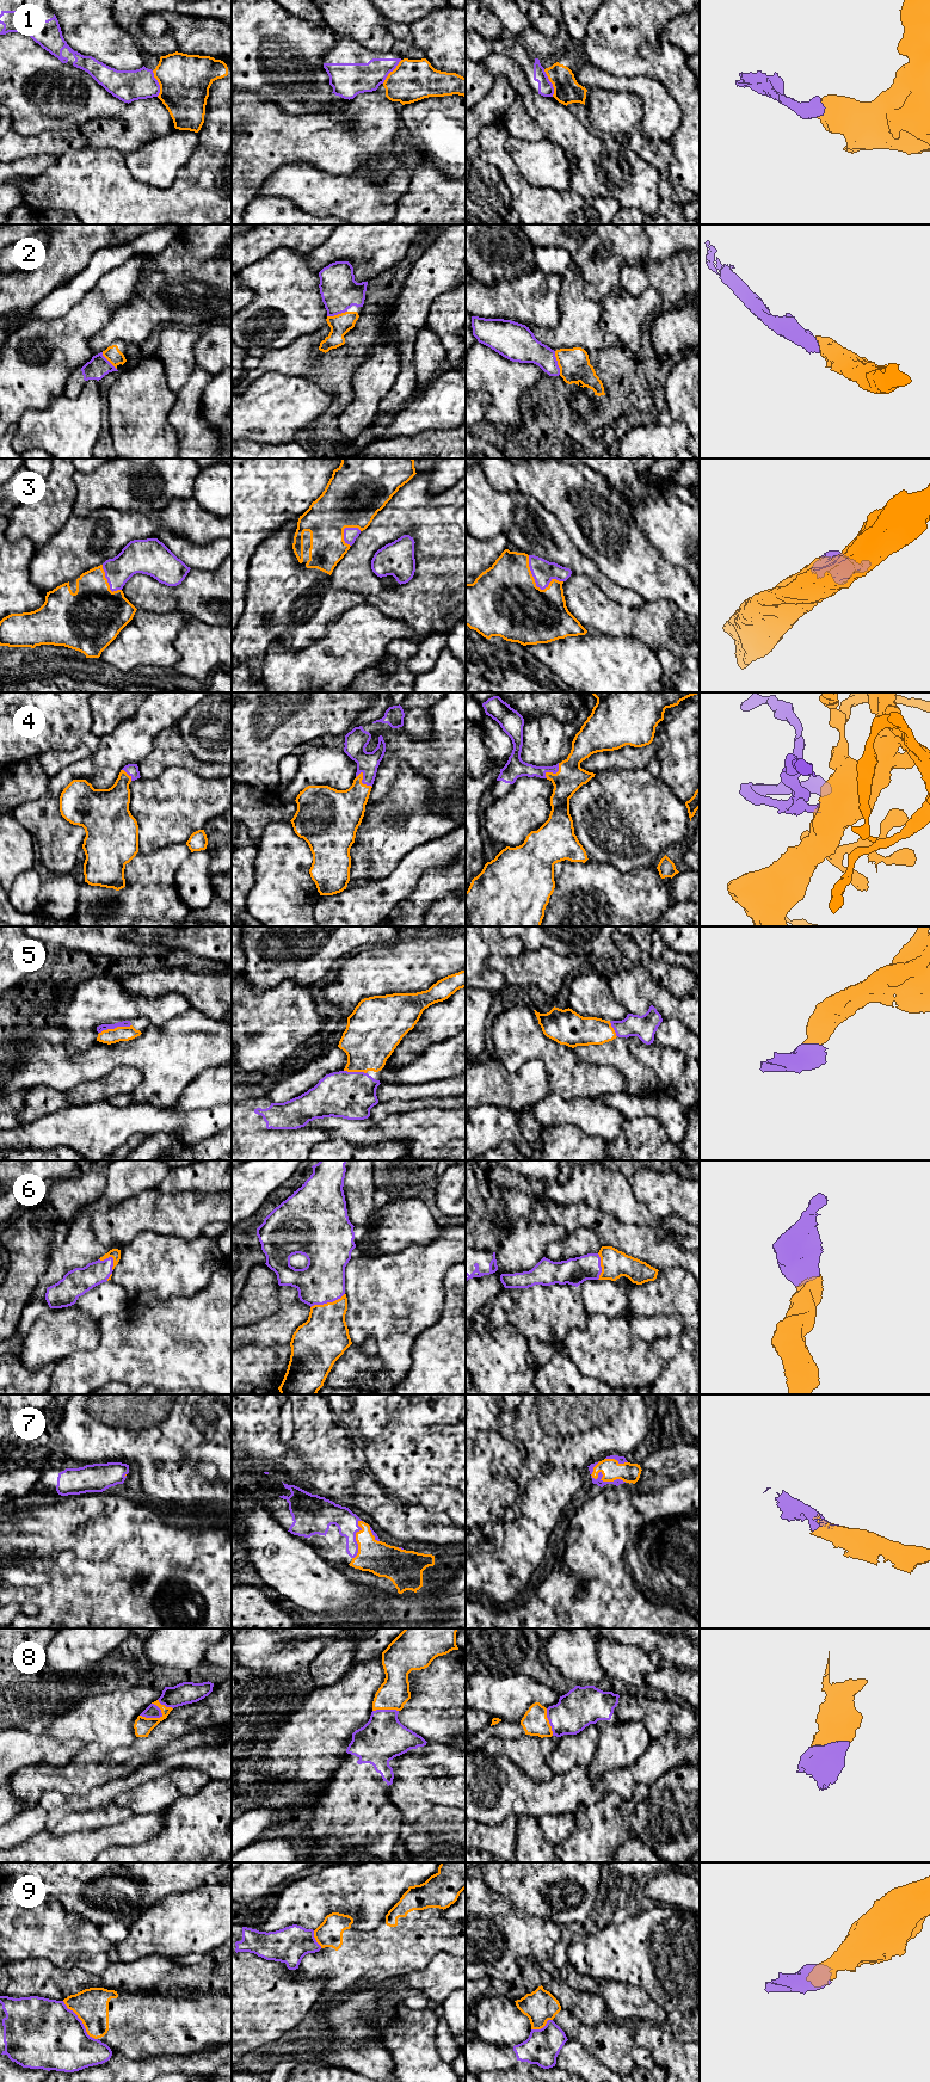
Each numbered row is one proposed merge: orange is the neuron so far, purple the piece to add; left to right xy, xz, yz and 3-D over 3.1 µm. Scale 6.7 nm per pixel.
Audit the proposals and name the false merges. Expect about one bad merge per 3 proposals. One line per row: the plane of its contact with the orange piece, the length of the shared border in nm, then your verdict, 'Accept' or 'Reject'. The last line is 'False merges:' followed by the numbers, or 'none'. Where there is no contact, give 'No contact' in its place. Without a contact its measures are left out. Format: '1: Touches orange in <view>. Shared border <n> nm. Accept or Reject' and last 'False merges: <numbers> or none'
1: Touches orange in yz. Shared border 200 nm. Reject
2: Touches orange in yz. Shared border 170 nm. Accept
3: Touches orange in yz. Shared border 300 nm. Accept
4: Touches orange in xz. Shared border 130 nm. Accept
5: Touches orange in xy. Shared border 220 nm. Accept
6: Touches orange in xz. Shared border 260 nm. Accept
7: Touches orange in yz. Shared border 260 nm. Accept
8: Touches orange in xy. Shared border 160 nm. Accept
9: Touches orange in xy. Shared border 360 nm. Reject
False merges: 1, 9

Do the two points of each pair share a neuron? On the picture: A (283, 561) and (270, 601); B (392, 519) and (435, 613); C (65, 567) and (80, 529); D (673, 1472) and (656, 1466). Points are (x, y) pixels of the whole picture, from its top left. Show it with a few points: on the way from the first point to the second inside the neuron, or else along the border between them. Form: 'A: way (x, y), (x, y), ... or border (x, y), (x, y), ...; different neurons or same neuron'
A: way (277, 571), (277, 591); same neuron
B: way (418, 534), (424, 540), (422, 586); same neuron
C: way (66, 558), (80, 543), (80, 539); same neuron
D: way (669, 1472), (660, 1470); same neuron

